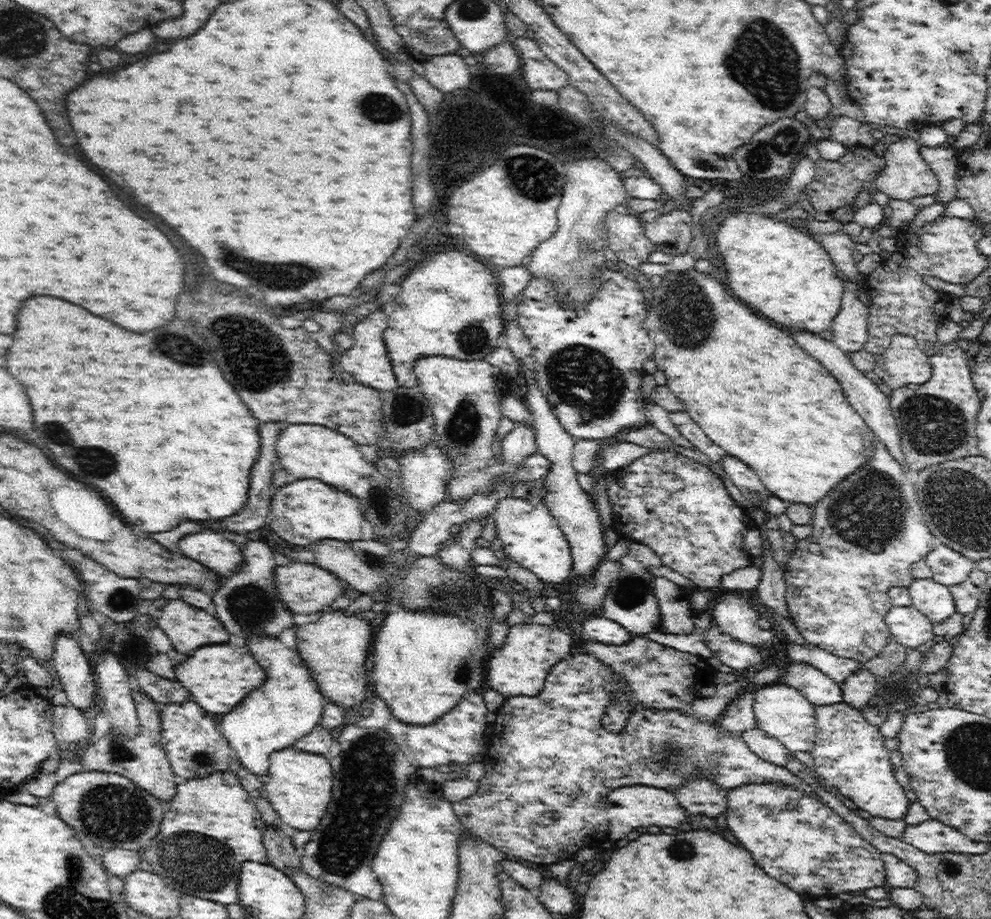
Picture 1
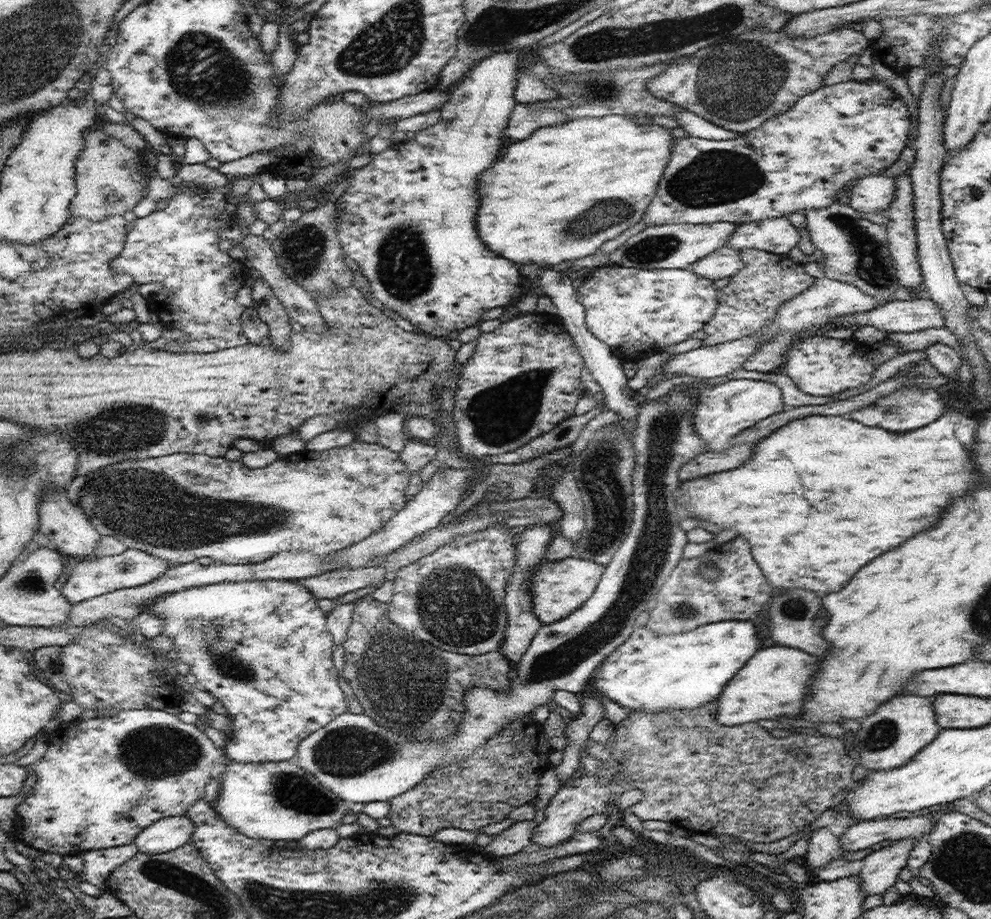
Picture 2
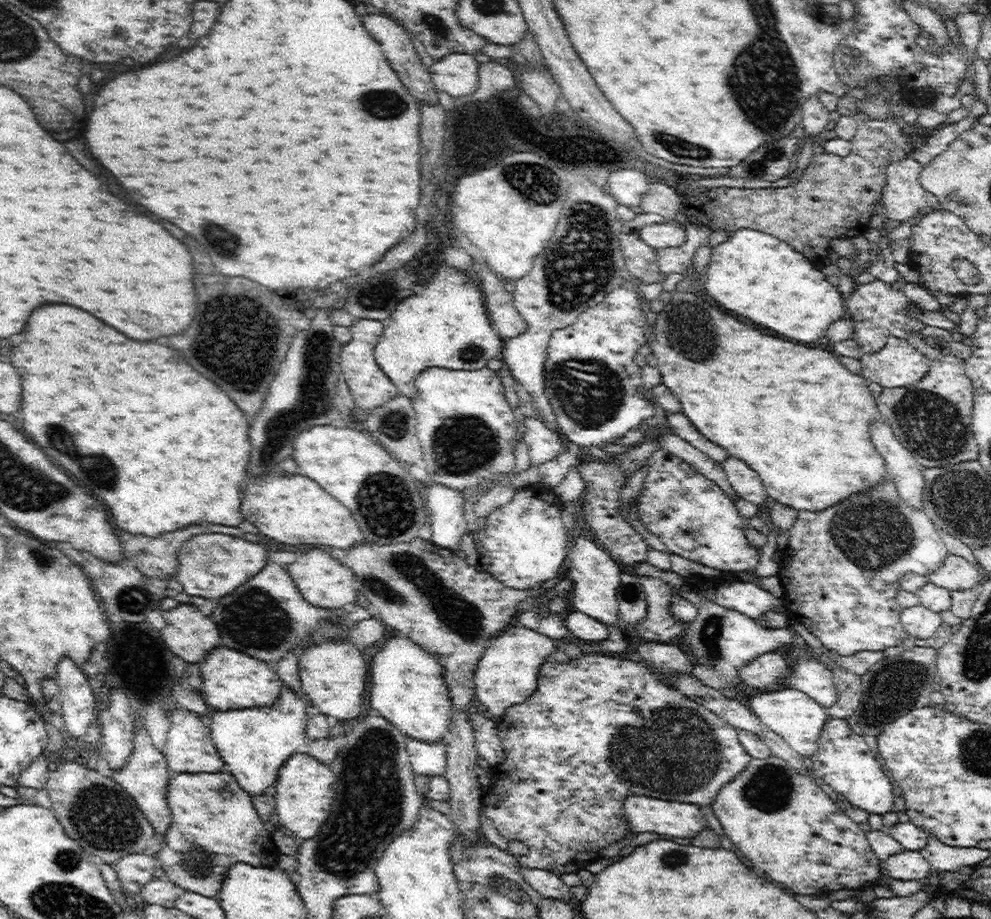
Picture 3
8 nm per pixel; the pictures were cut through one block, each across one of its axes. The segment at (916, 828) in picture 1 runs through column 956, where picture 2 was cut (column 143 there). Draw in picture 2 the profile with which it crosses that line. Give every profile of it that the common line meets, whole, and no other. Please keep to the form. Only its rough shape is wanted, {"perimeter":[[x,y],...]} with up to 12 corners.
{"perimeter":[[186,816],[161,818],[134,844],[160,854],[191,840],[195,824]]}

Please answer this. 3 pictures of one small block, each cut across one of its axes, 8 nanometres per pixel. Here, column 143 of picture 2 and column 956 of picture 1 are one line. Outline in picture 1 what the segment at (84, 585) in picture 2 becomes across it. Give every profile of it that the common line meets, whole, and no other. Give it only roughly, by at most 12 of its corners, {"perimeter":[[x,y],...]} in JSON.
{"perimeter":[[936,543],[925,561],[931,579],[947,587],[964,582],[975,566]]}

